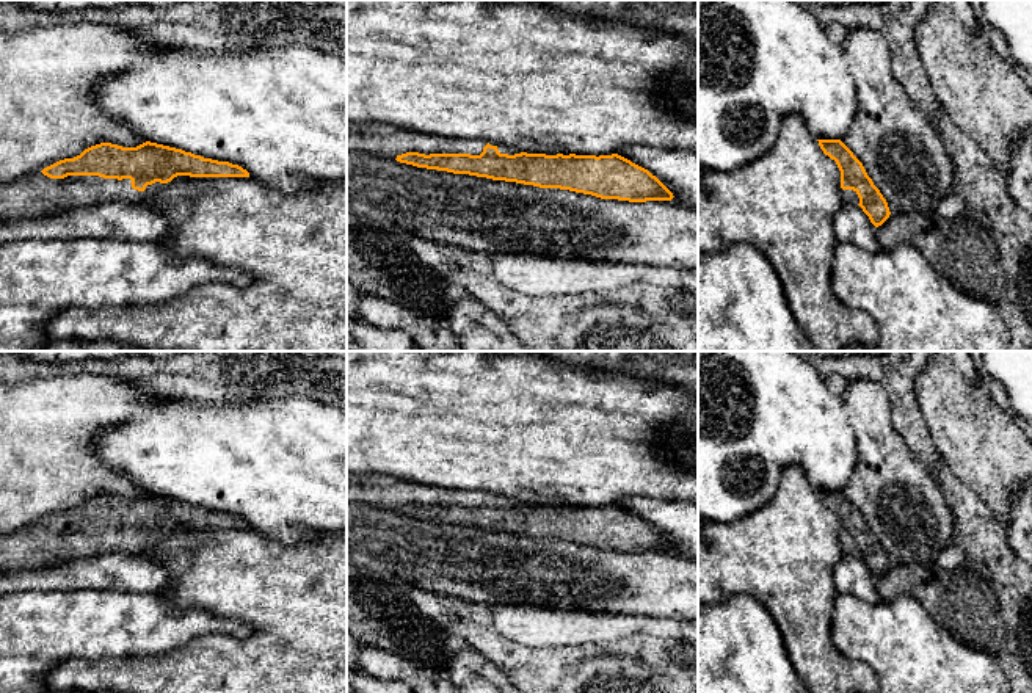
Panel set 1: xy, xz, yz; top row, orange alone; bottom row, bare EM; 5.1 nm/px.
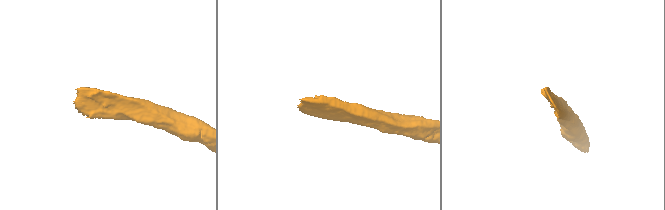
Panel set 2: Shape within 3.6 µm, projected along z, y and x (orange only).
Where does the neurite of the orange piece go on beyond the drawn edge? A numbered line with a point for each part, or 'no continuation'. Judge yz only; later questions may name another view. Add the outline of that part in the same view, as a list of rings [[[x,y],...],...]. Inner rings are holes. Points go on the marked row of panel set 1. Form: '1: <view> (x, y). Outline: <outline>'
1: yz (849, 196). Outline: [[[844,190],[842,199],[845,204],[855,204],[855,205],[859,204],[859,198],[858,198],[856,191],[853,191],[853,190]]]

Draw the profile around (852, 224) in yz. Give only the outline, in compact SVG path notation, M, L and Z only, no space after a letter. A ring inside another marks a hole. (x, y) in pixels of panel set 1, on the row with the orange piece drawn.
M842 204L834 216L838 241L850 241L867 252L880 251L877 227L859 205Z

